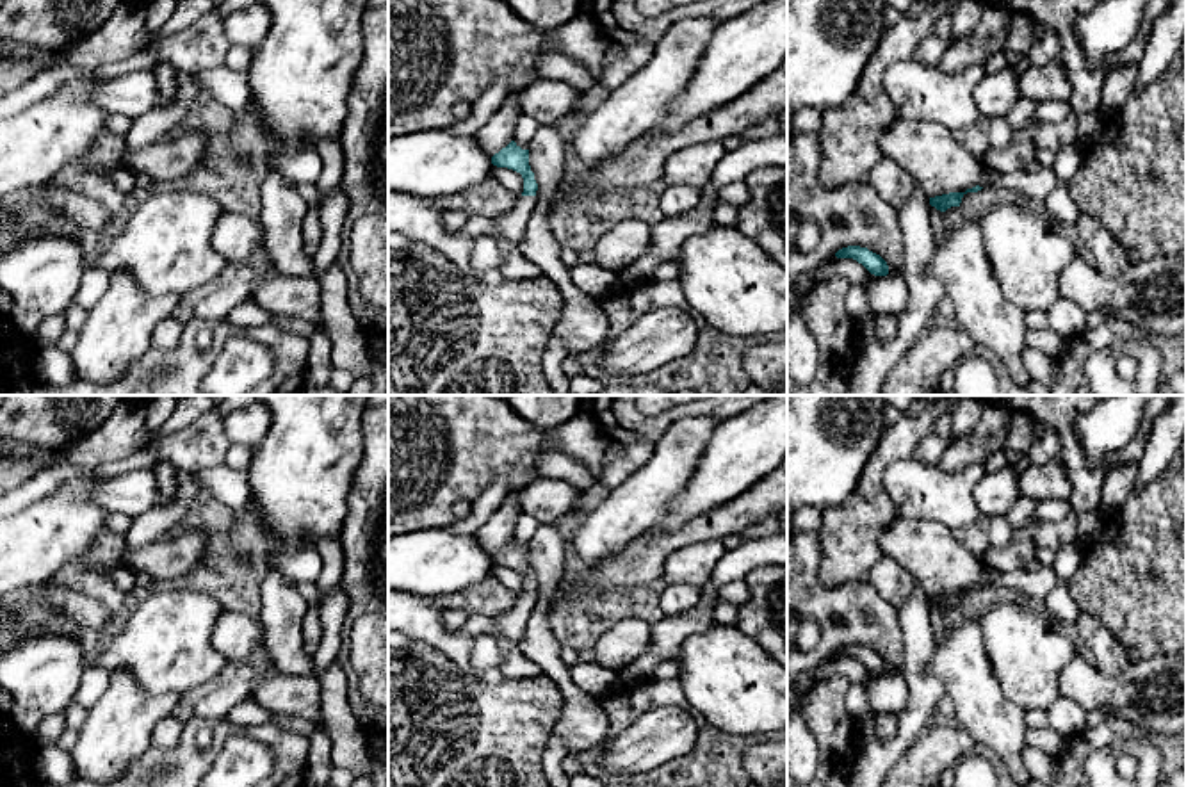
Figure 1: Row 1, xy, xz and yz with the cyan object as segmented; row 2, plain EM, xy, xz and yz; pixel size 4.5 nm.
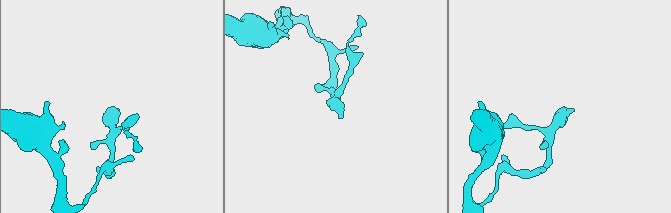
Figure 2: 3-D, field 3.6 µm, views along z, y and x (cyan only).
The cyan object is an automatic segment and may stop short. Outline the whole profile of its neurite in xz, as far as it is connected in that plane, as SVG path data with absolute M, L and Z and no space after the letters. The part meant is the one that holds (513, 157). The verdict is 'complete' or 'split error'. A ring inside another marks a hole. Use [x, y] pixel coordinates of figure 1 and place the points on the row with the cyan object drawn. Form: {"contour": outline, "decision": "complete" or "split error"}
{"contour": "M515 141L491 157L497 167L508 167L522 174L524 192L518 196L515 208L493 219L491 224L500 239L520 246L525 239L527 223L536 208L538 183L529 166L529 150L522 150Z", "decision": "split error"}

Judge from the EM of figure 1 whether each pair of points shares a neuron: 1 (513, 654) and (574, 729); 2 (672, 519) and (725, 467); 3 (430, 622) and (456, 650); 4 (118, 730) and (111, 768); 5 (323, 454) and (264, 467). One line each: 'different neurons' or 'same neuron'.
1: different neurons
2: same neuron
3: same neuron
4: same neuron
5: same neuron

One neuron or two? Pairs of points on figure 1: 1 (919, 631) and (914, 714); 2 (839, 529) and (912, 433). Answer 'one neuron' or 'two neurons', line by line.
1: one neuron
2: one neuron

